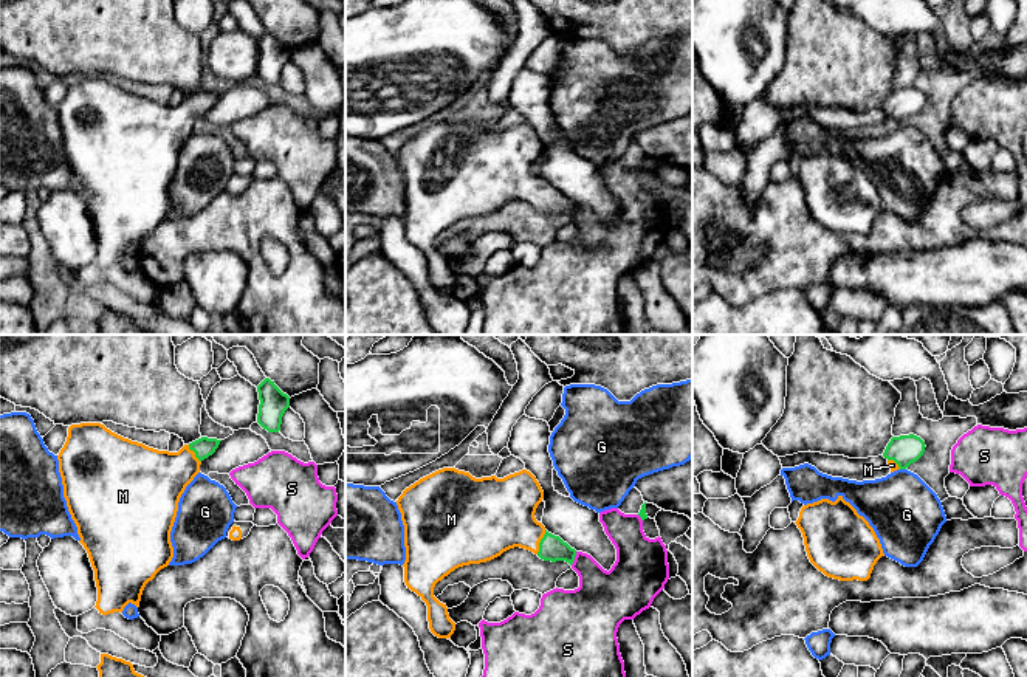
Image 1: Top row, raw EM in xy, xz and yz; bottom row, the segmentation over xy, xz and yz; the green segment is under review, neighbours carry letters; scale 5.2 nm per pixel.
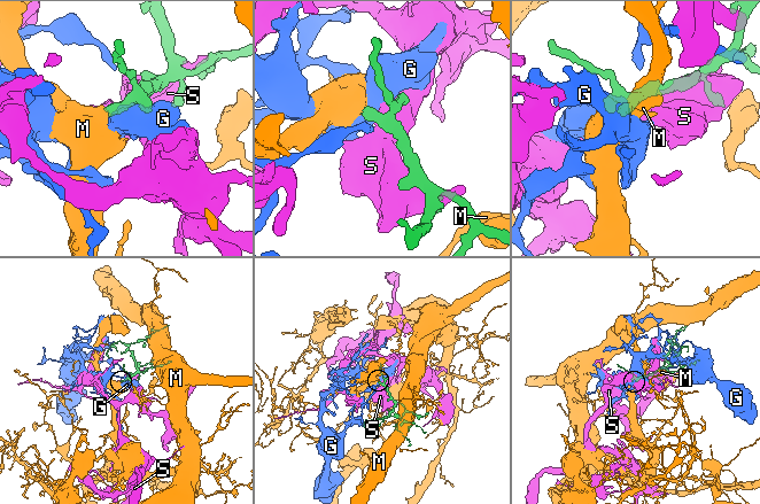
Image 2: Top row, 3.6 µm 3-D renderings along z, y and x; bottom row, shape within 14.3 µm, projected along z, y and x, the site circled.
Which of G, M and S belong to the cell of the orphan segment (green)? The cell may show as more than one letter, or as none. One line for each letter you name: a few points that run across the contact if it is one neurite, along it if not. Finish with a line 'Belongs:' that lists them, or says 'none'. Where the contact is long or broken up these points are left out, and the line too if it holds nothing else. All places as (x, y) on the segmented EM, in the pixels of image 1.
M: line xz (552, 547), (539, 542), (499, 516)
Belongs: M

